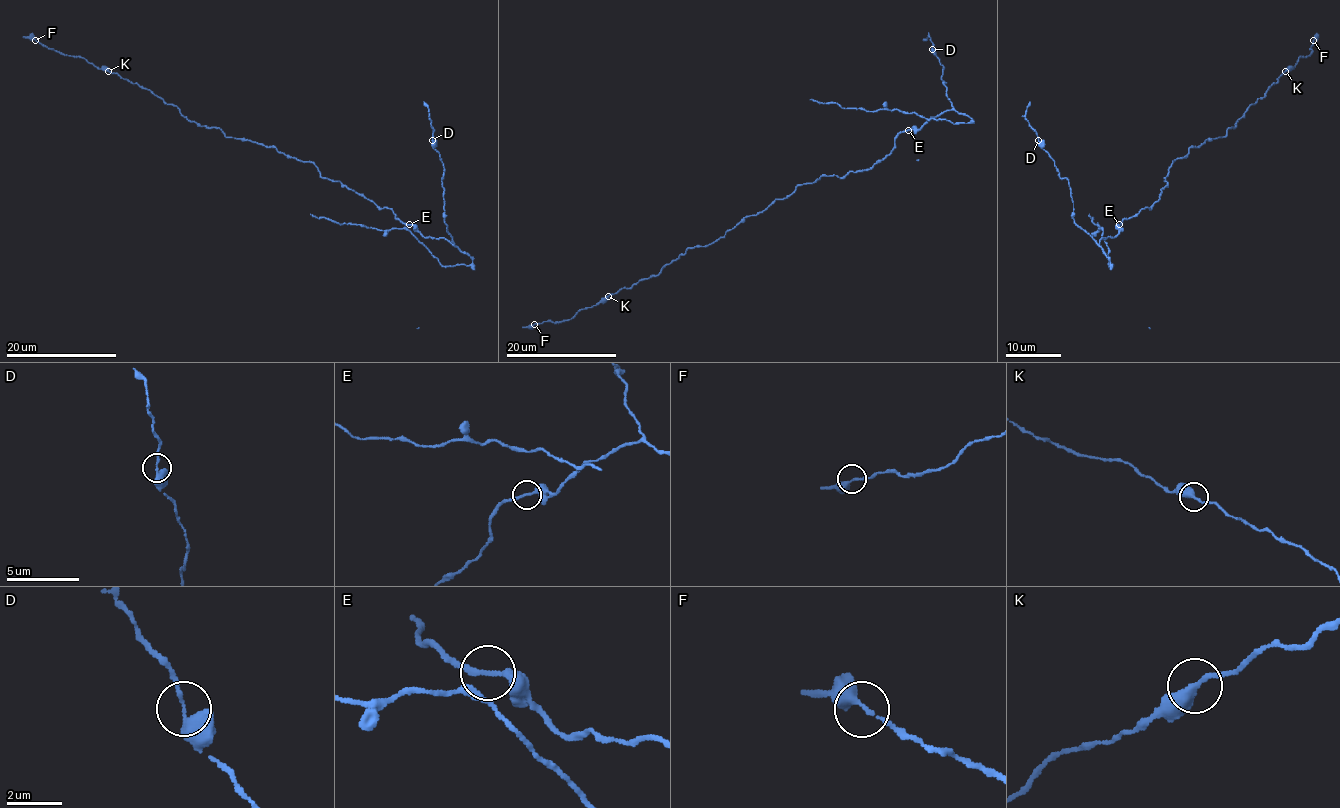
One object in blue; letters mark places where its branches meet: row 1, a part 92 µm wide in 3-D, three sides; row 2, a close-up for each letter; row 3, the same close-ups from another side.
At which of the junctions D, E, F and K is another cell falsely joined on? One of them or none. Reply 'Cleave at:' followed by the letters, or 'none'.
Cleave at: none

